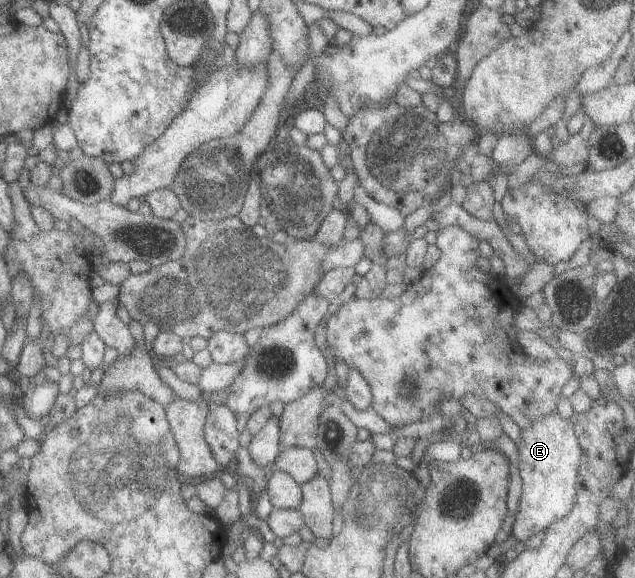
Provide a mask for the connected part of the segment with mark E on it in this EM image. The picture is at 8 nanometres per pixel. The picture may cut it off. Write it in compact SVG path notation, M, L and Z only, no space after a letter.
M557 412L543 415L527 429L520 429L519 445L516 447L518 475L522 487L511 535L517 542L525 542L564 517L573 507L581 449L572 431L571 421L562 418Z

